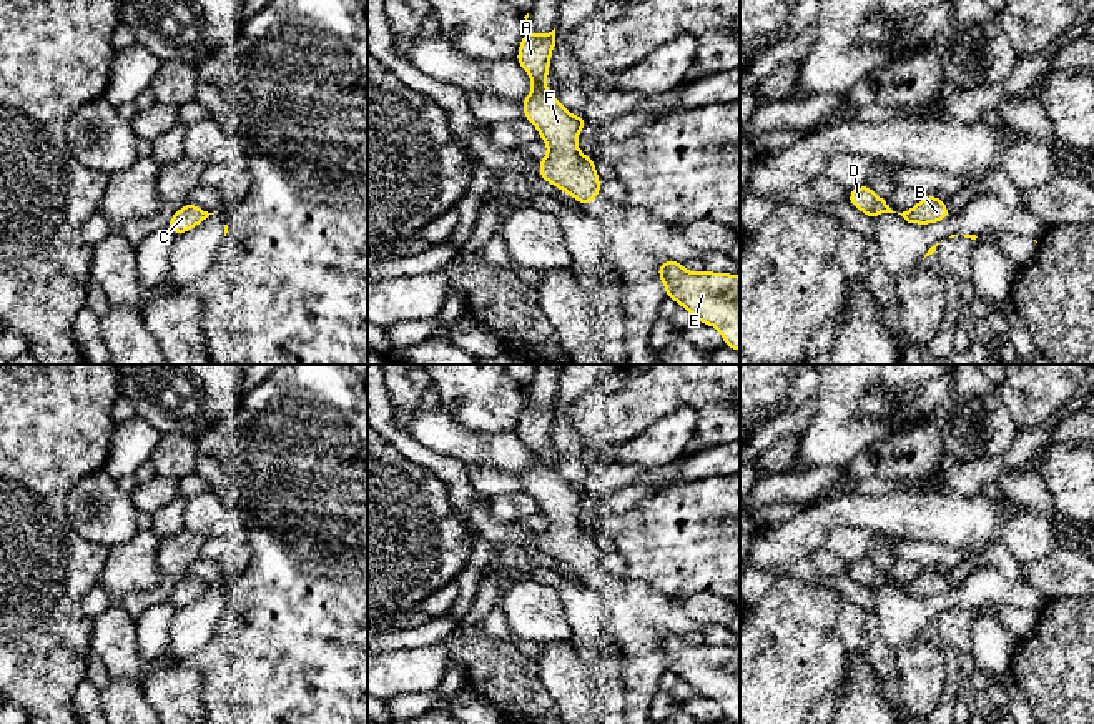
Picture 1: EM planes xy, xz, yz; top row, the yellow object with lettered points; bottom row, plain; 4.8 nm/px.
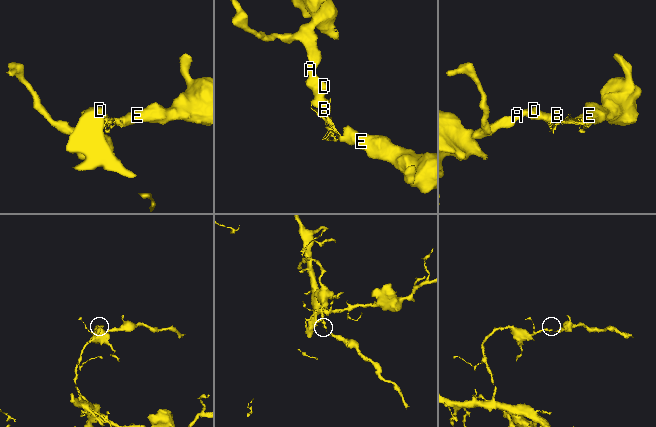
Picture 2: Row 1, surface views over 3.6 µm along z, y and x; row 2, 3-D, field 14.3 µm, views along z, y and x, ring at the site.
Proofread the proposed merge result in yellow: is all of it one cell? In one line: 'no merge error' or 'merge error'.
merge error

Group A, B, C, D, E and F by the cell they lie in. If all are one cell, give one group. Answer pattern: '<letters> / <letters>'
A B C D F / E

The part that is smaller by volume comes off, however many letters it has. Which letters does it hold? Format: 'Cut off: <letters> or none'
Cut off: E

